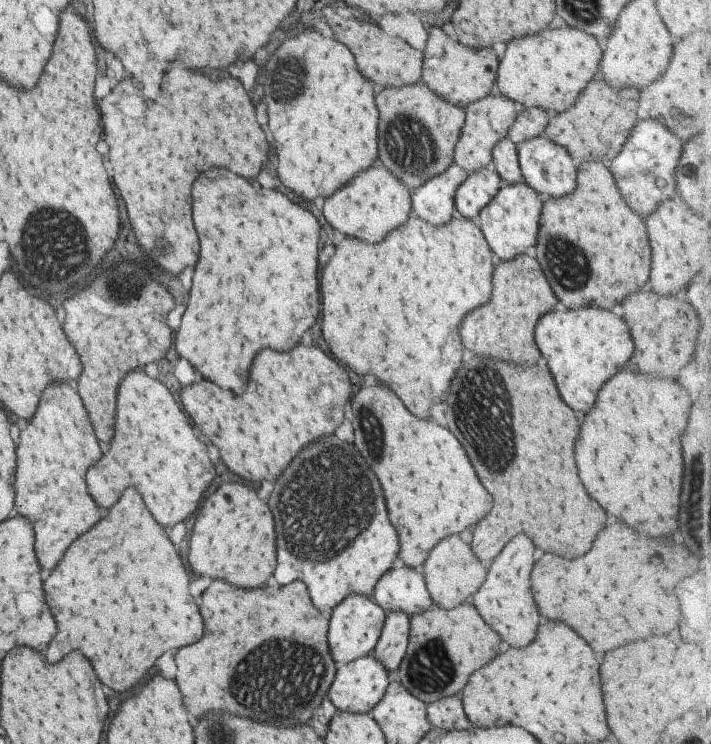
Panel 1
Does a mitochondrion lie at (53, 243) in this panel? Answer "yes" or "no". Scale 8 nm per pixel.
yes

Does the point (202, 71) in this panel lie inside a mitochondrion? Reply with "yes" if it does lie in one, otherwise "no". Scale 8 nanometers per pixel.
no

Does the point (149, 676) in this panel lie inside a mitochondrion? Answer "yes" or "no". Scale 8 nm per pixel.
no

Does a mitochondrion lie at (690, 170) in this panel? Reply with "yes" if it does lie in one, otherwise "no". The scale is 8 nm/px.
no

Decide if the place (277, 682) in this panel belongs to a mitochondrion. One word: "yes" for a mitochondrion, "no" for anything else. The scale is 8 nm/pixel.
yes

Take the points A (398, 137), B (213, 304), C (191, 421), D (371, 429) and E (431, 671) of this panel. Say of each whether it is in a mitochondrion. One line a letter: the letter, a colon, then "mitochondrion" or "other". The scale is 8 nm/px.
A: mitochondrion
B: other
C: other
D: mitochondrion
E: mitochondrion

